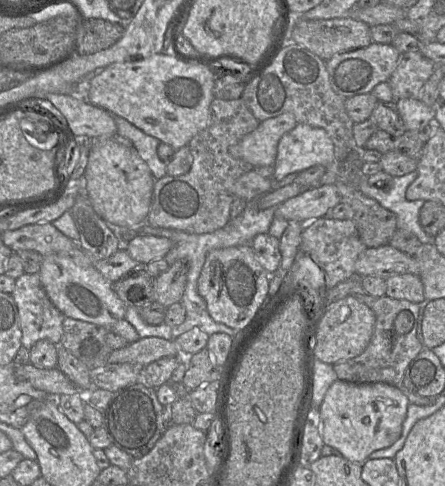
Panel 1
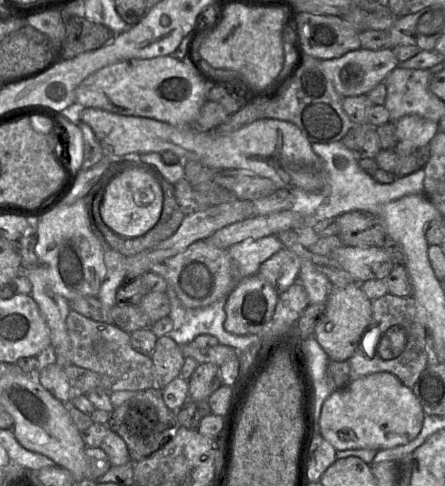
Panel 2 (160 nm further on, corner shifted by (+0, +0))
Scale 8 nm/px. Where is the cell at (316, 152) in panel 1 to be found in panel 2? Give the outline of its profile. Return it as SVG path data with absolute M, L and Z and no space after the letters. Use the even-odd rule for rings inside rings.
M341 141L332 143L311 143L312 150L322 160L326 173L327 185L321 192L307 192L302 189L287 189L292 194L291 210L303 217L303 227L294 229L300 244L310 248L315 244L319 236L313 227L321 220L336 219L340 215L361 211L373 215L379 215L381 208L392 201L414 194L422 194L424 189L425 171L420 169L404 177L397 177L390 184L378 183L372 176L364 172L359 162L359 151L348 149Z

